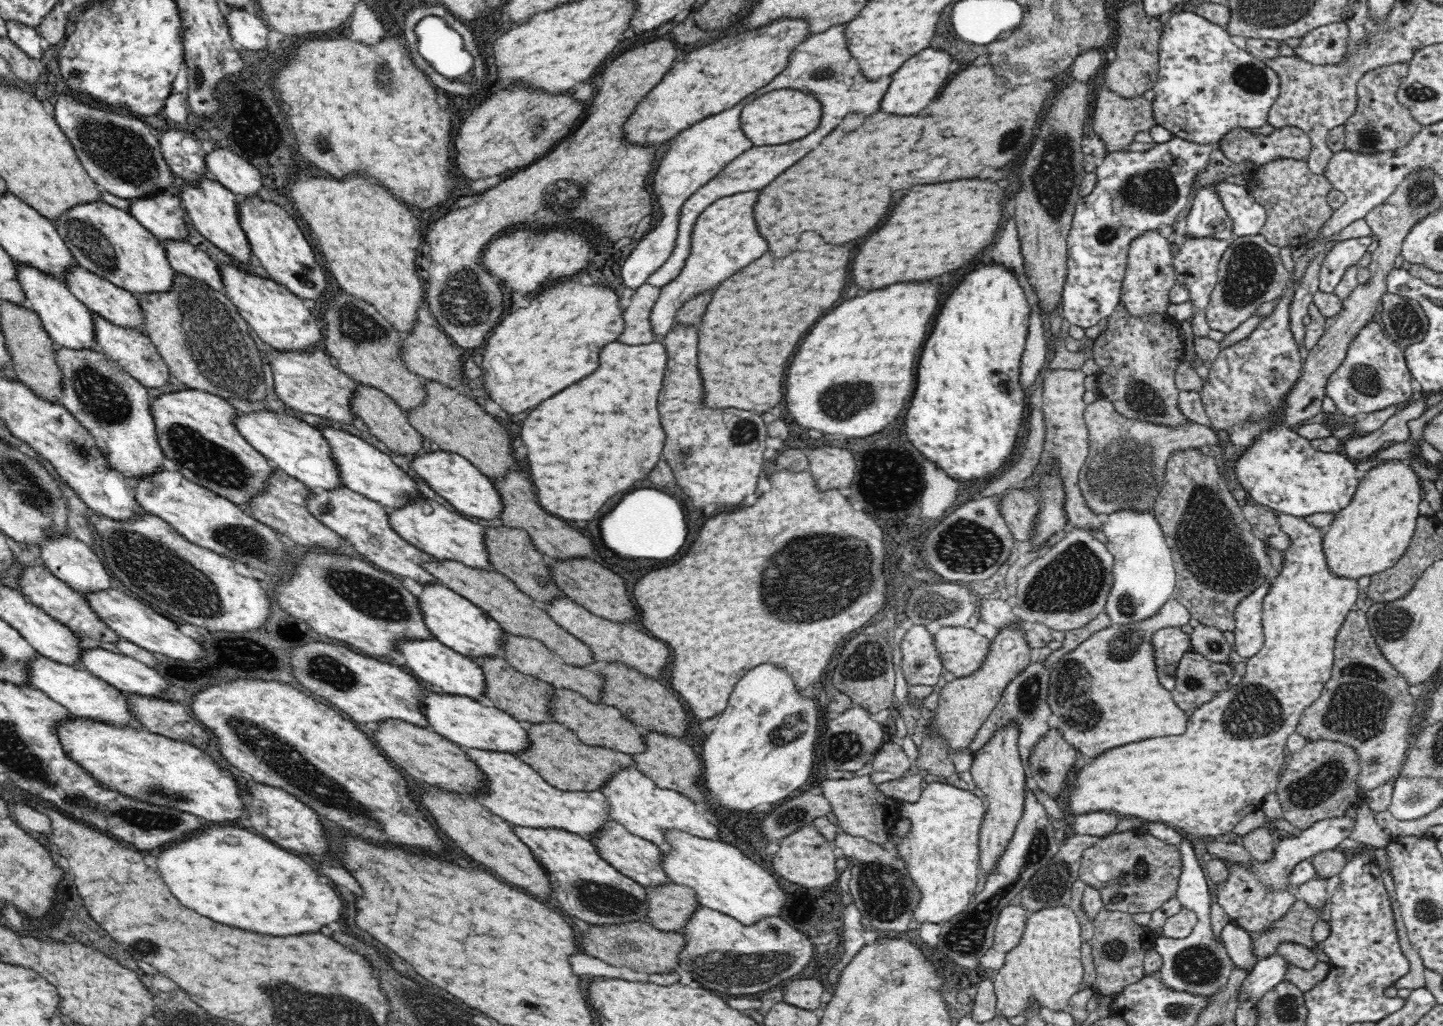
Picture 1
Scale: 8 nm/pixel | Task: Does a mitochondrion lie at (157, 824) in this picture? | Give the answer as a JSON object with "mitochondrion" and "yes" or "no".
{"mitochondrion":"yes"}

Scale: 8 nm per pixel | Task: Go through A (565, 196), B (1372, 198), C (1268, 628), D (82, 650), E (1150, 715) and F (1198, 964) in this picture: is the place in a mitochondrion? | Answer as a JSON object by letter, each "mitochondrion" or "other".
{"A":"mitochondrion","B":"other","C":"other","D":"other","E":"other","F":"mitochondrion"}

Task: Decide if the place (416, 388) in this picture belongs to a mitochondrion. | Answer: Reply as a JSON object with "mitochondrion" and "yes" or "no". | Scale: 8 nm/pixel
{"mitochondrion":"no"}

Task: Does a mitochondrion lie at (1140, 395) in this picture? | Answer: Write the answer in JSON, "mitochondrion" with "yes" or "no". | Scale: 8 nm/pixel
{"mitochondrion":"yes"}

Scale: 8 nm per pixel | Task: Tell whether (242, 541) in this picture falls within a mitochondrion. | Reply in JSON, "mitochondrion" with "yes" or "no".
{"mitochondrion":"yes"}

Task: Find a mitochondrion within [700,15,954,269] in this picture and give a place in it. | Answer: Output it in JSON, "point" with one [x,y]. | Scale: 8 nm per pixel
{"point":[825,71]}

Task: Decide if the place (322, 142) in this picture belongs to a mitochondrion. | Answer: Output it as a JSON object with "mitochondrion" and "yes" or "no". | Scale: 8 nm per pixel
{"mitochondrion":"yes"}

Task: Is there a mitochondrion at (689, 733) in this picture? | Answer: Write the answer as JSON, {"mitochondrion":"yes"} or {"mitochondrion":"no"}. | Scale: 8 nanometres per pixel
{"mitochondrion":"no"}

